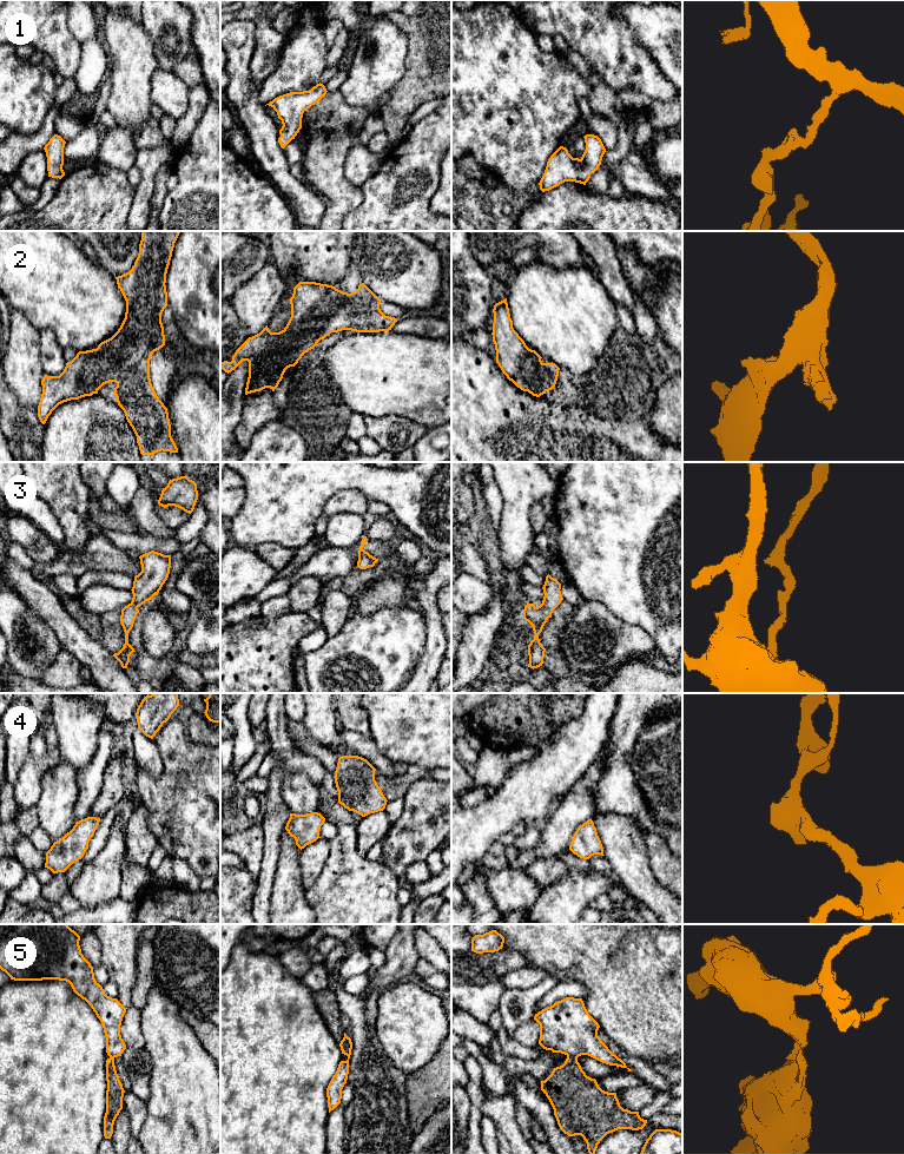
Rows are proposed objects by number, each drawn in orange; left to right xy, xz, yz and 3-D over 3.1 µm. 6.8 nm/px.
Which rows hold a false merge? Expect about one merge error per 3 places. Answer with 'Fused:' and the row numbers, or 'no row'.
Fused: 5

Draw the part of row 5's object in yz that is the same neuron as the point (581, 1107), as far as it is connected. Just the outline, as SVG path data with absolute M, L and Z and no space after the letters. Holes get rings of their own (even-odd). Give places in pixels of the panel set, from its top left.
M567 1056L565 1063L553 1069L552 1074L541 1081L541 1090L548 1097L560 1129L568 1136L581 1135L587 1143L589 1154L595 1154L600 1141L618 1129L642 1129L647 1120L639 1112L623 1109L616 1093L602 1090L596 1080L586 1075L578 1057Z

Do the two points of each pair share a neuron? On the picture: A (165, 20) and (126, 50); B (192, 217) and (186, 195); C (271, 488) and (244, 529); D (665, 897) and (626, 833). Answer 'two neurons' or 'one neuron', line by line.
A: two neurons
B: one neuron
C: one neuron
D: one neuron

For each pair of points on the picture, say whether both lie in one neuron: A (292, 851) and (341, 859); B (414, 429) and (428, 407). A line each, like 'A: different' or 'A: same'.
A: different
B: different

